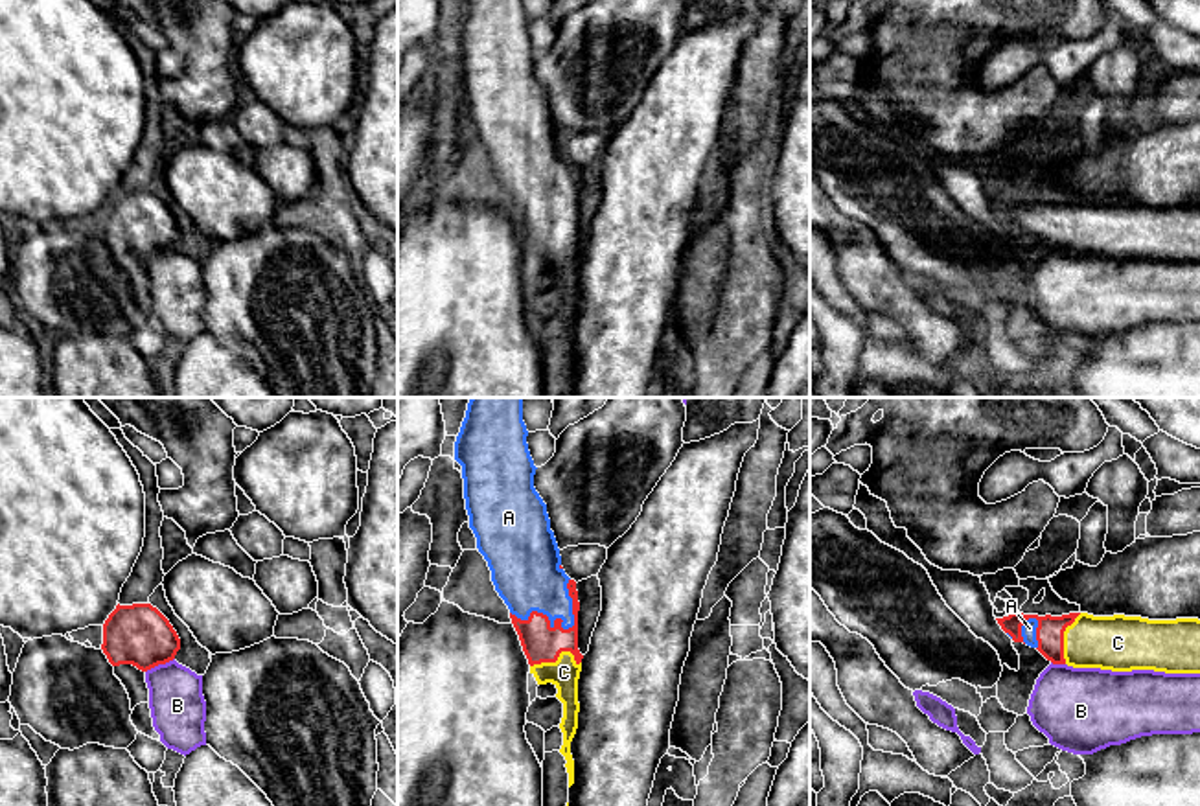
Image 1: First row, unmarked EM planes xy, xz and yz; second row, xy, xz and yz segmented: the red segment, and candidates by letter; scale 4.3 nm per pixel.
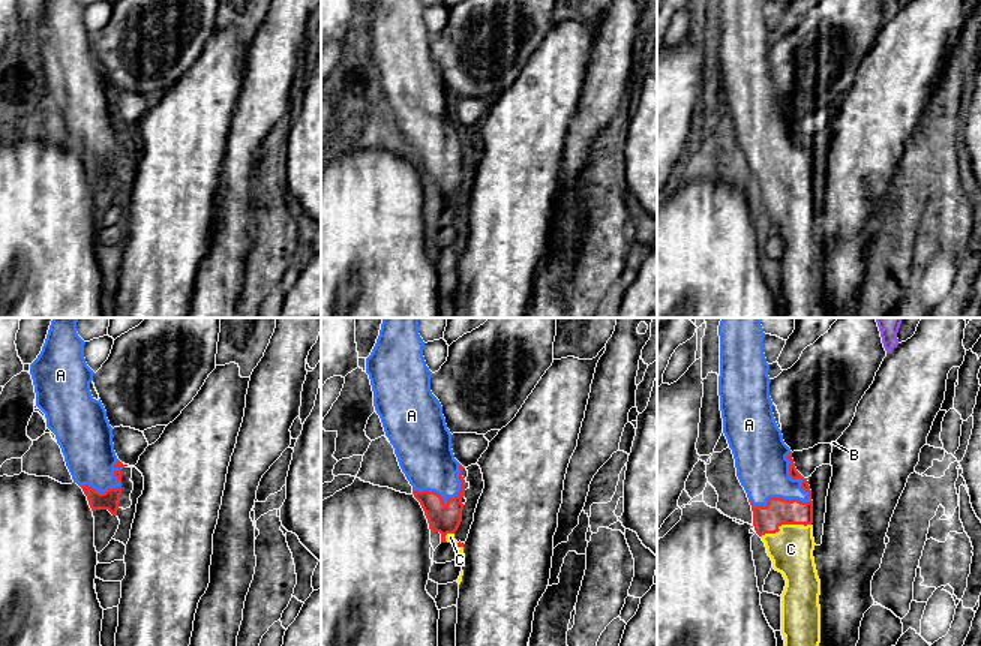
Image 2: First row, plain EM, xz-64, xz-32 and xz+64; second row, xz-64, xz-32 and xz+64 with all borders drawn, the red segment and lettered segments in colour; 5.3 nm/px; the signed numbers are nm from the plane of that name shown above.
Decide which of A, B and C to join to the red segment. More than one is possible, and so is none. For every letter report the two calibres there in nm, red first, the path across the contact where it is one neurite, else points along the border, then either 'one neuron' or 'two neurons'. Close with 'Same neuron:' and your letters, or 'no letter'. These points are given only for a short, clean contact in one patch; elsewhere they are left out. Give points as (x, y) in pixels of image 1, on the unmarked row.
A: 160/280 nm | one neuron
B: 260/240 nm | along xy (173, 245), (146, 260) | two neurons
C: 160/120 nm | one neuron
Same neuron: A, C

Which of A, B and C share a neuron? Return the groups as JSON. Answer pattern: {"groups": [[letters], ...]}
{"groups": [["A", "C"], ["B"]]}

